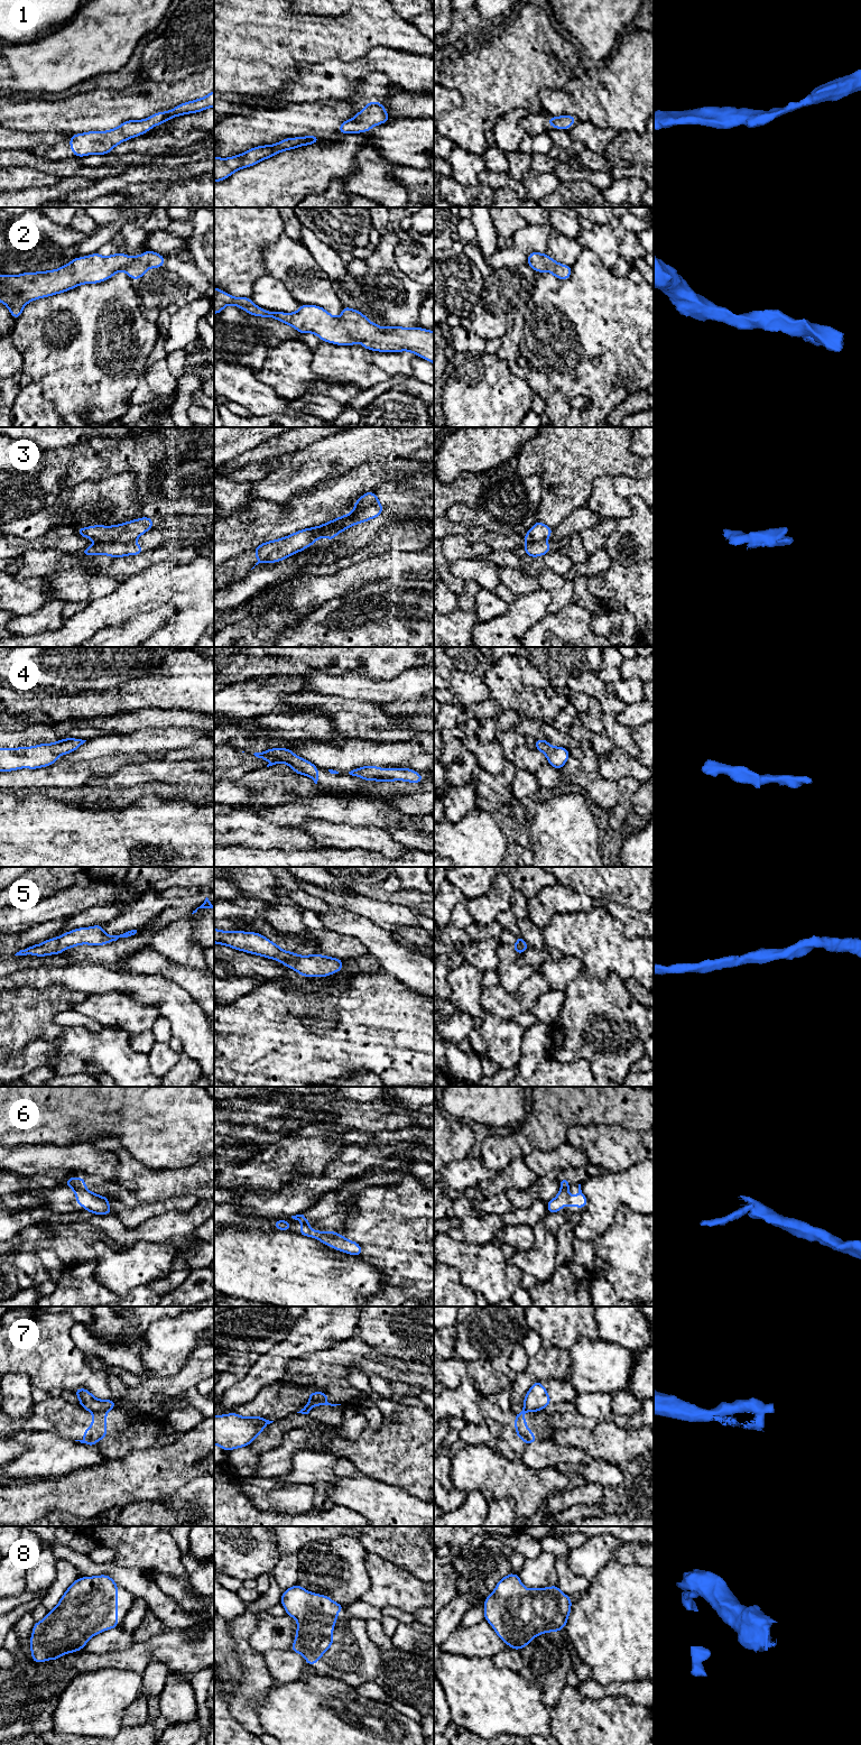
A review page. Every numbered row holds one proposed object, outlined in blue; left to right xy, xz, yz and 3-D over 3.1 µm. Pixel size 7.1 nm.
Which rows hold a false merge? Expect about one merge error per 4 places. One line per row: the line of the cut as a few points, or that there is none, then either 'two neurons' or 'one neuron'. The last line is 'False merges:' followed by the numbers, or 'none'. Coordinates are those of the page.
1: no cut; one neuron
2: no cut; one neuron
3: cut in xy along (131, 542), (96, 543); two neurons
4: no cut; one neuron
5: no cut; one neuron
6: cut in xy along (71, 1185), (84, 1187); two neurons
7: cut in xz along (309, 1399), (326, 1402); two neurons
8: no cut; one neuron
False merges: 3, 6, 7

